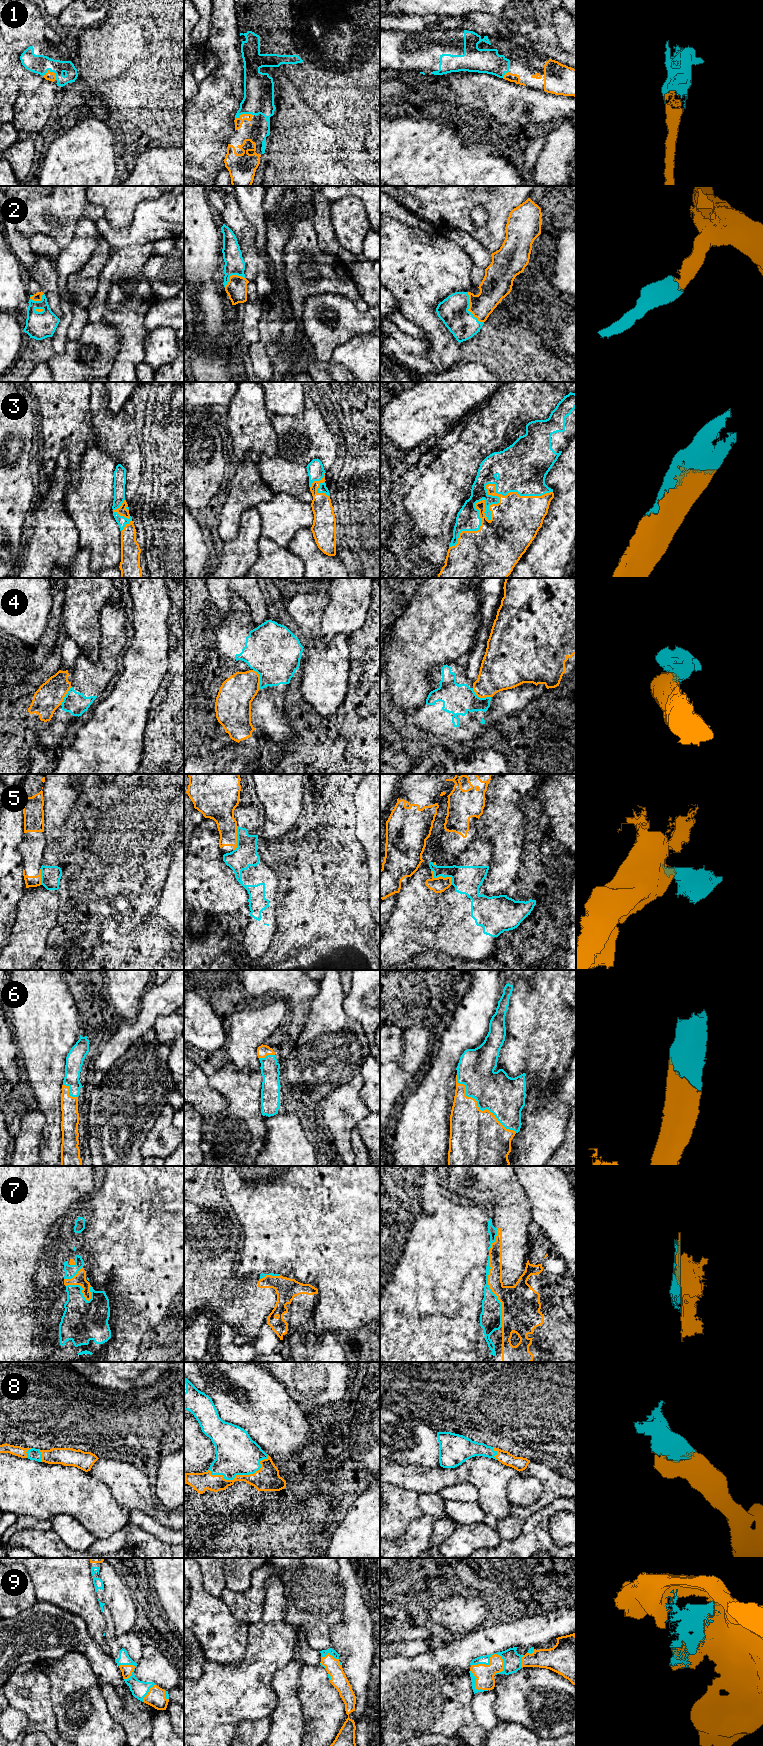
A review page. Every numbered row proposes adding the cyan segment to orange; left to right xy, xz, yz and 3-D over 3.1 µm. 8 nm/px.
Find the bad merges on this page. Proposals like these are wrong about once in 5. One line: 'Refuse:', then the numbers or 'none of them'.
Refuse: 4, 5

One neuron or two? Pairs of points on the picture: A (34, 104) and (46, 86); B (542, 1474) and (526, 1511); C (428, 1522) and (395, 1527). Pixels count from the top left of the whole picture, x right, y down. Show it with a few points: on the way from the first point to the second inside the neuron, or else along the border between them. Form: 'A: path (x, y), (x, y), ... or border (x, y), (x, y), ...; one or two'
A: path (38, 100), (46, 90); one
B: path (547, 1484), (547, 1495), (536, 1505); one
C: border (423, 1514), (415, 1518), (397, 1539), (390, 1540); two

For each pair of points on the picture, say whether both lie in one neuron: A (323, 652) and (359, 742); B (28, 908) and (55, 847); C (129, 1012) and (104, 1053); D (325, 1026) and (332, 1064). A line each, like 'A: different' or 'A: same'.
A: different
B: same
C: different
D: same

